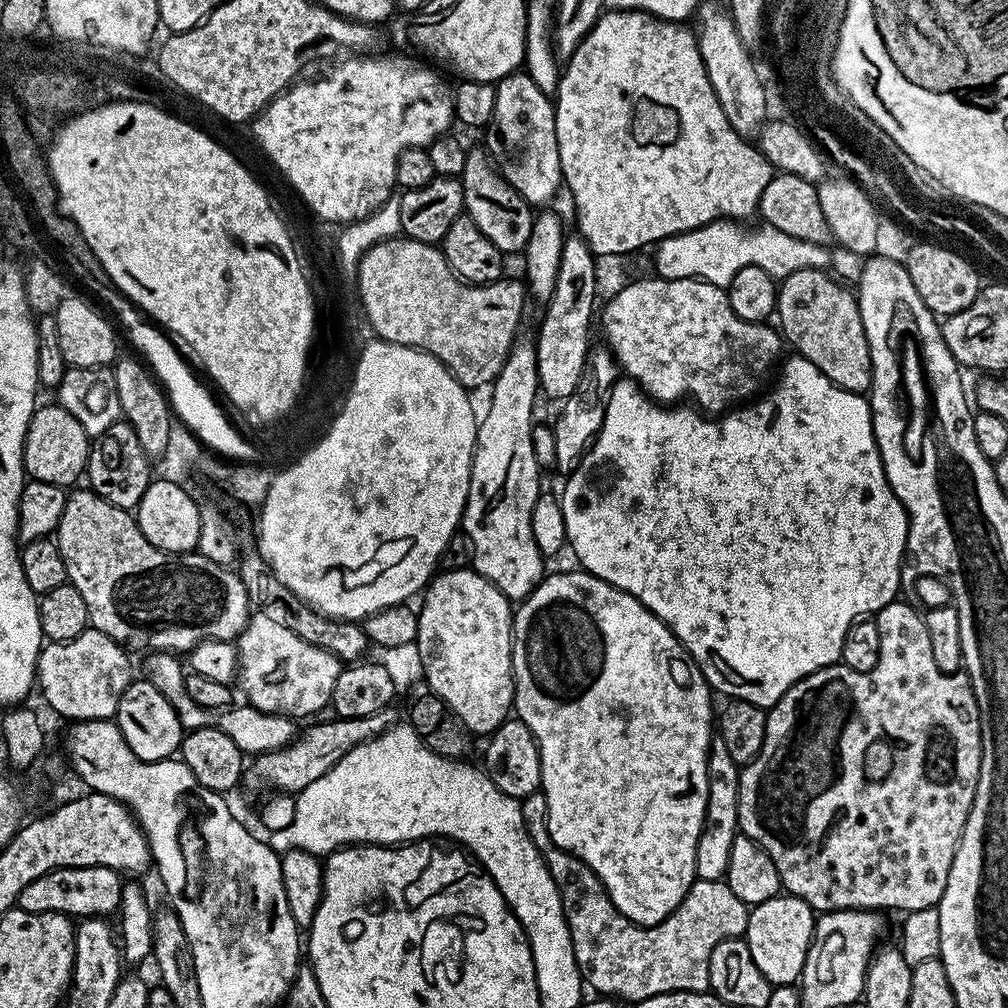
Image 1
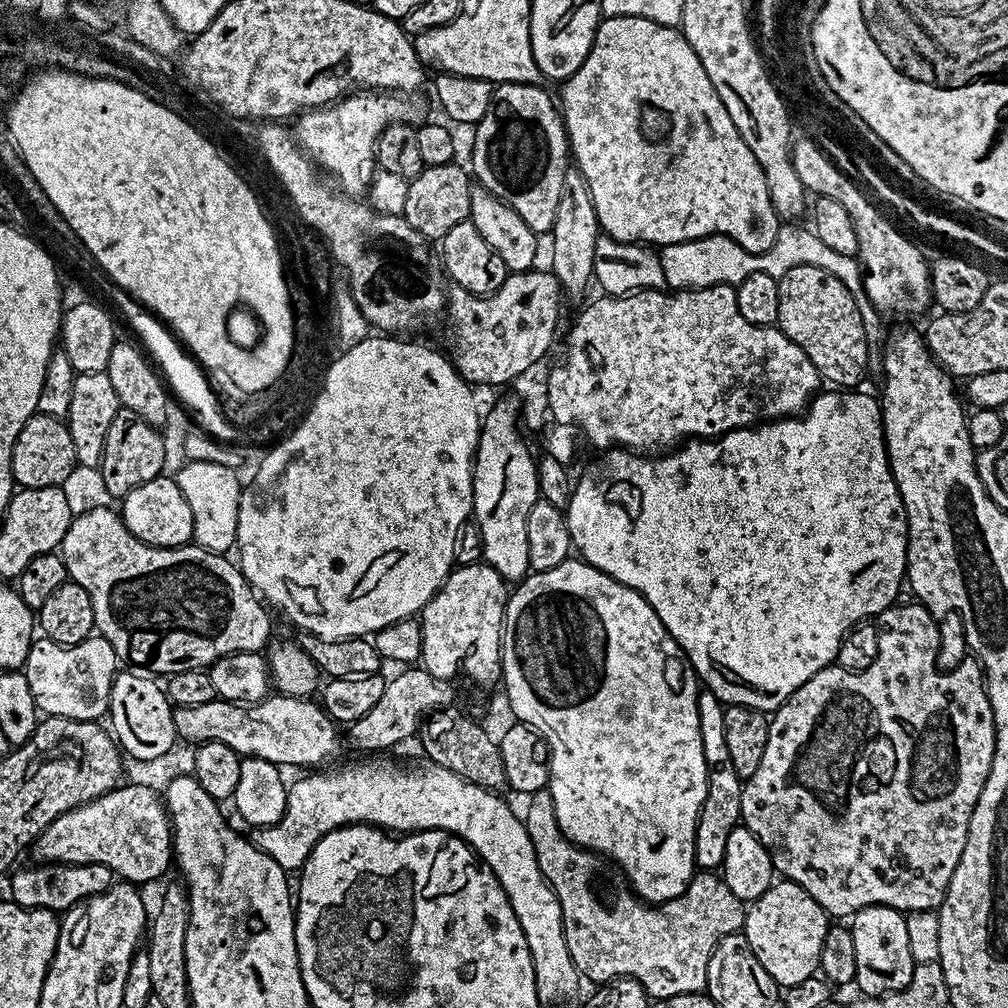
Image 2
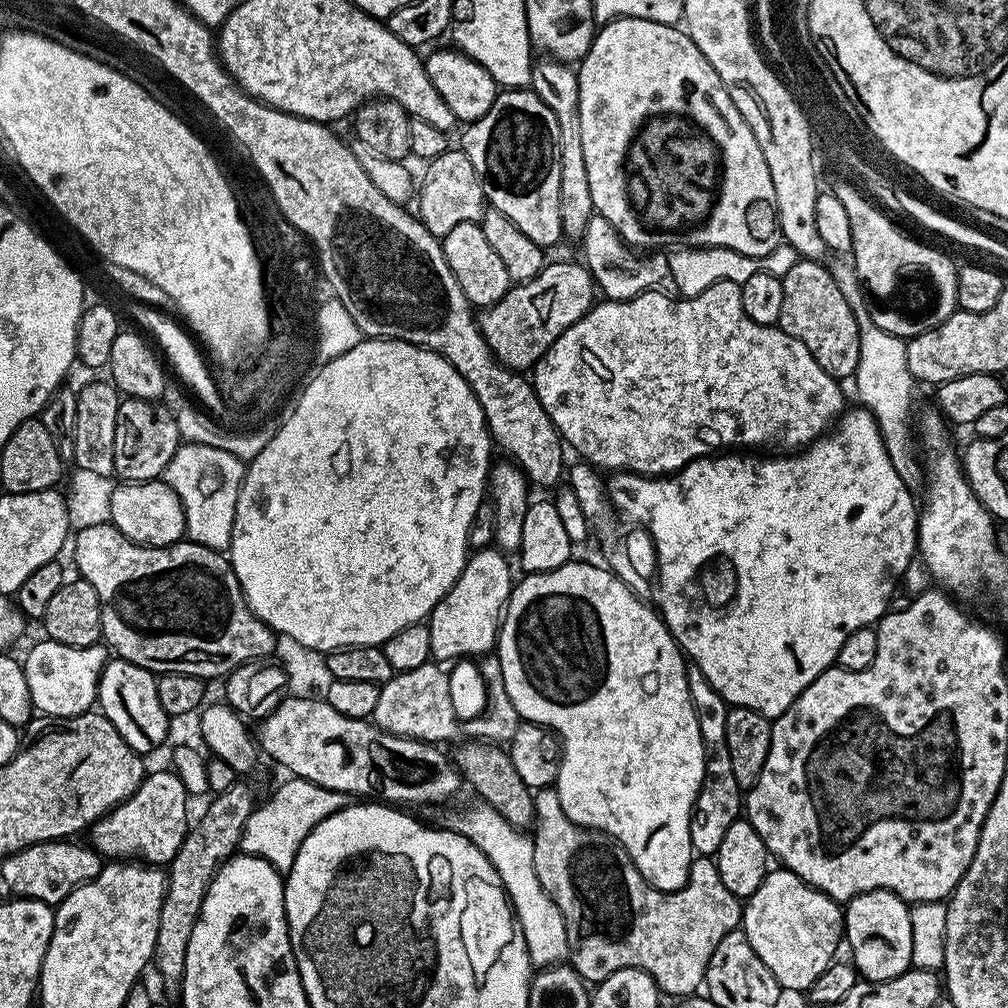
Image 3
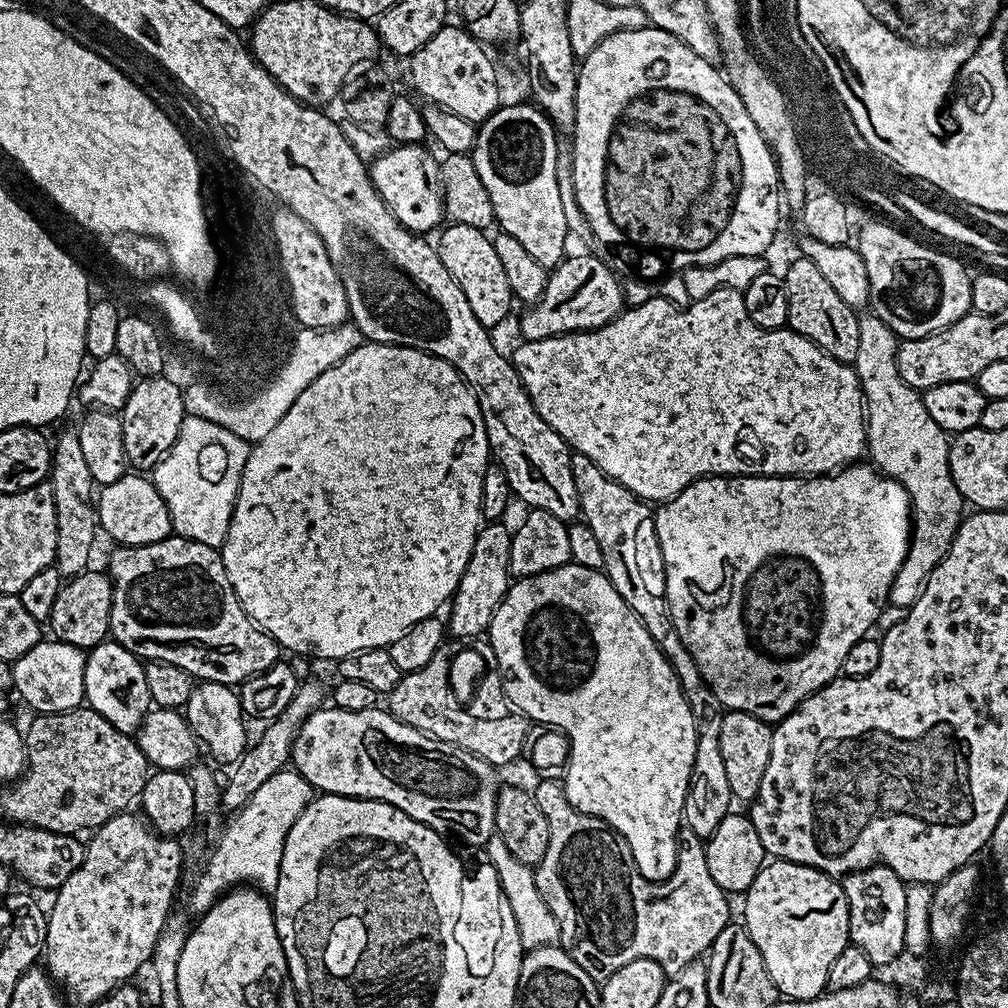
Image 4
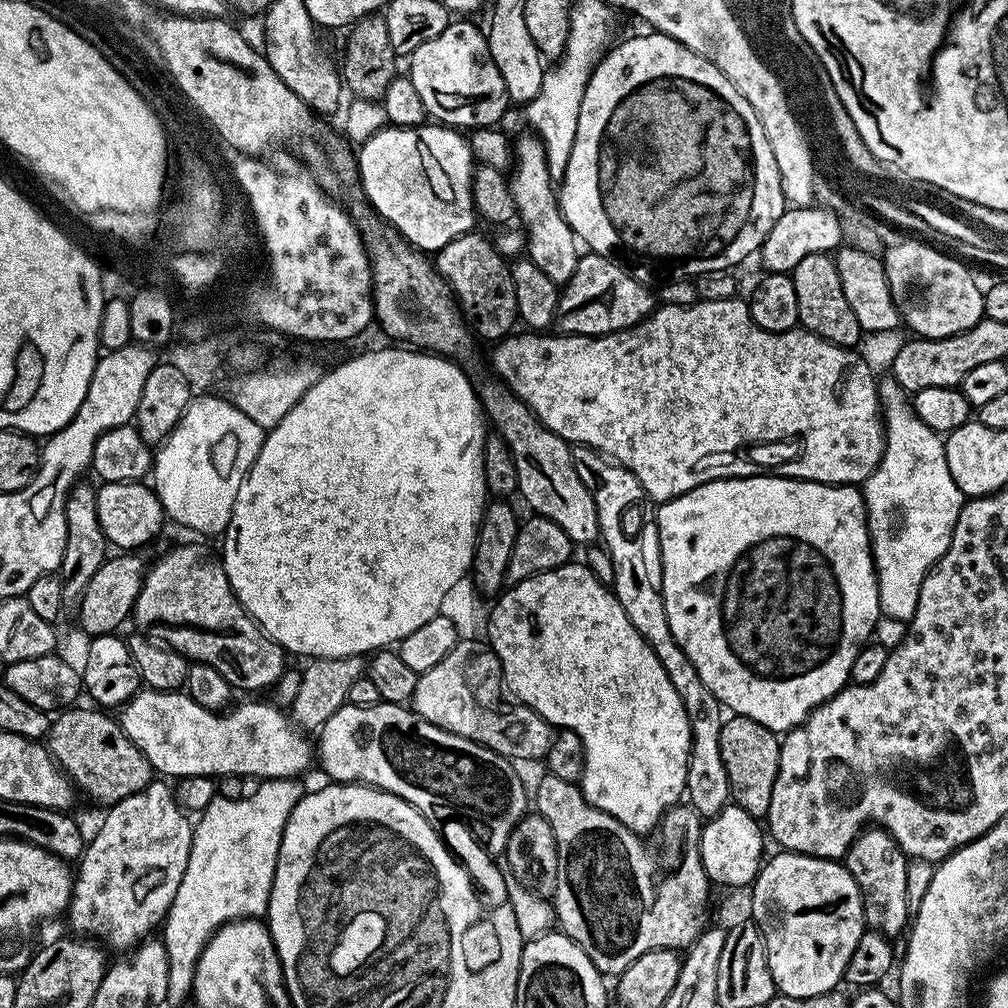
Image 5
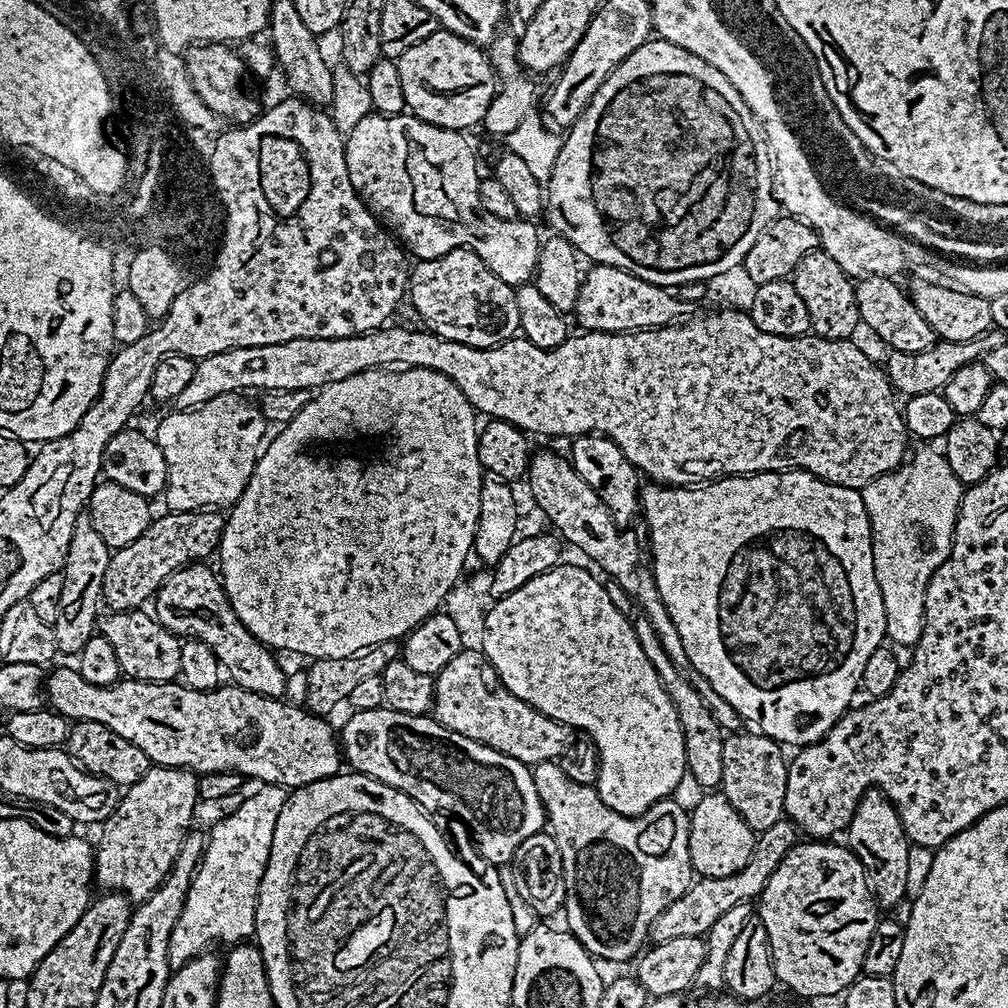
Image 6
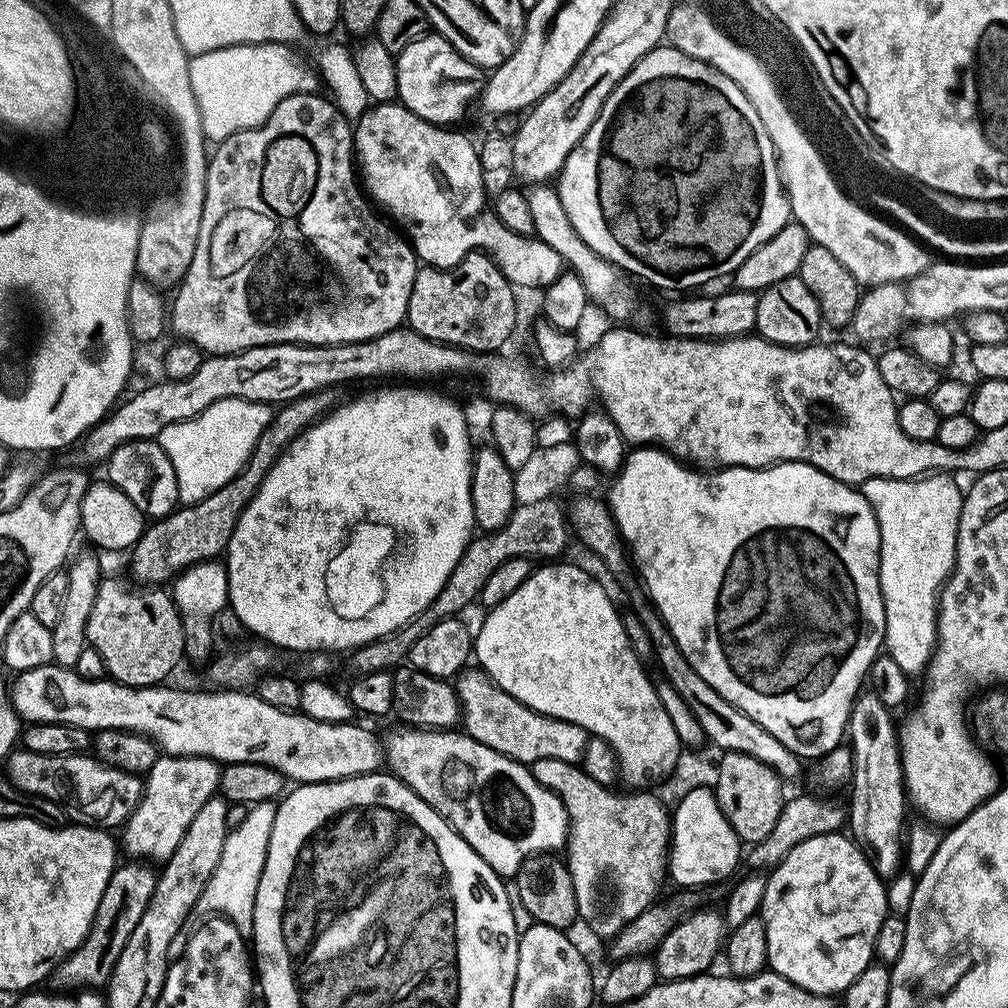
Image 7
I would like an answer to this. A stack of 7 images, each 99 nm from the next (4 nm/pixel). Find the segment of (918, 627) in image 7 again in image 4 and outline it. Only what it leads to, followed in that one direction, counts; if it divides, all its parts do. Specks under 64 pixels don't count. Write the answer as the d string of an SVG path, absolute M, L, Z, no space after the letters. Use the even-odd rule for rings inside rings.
M873 314L860 316L858 358L854 367L860 379L860 389L864 391L866 405L866 452L869 457L872 455L871 463L888 479L897 480L912 500L912 540L908 543L908 553L902 566L898 570L894 582L888 588L891 607L907 610L922 594L924 584L932 575L934 566L938 566L938 562L942 562L942 558L950 550L952 537L956 535L956 527L960 525L966 502L962 498L958 486L954 486L950 474L949 433L944 432L942 426L938 426L938 422L934 422L934 418L930 418L924 405L923 395L906 382L902 382L902 374L898 374L898 362L896 361L897 343L897 335L888 328L886 322L880 321Z

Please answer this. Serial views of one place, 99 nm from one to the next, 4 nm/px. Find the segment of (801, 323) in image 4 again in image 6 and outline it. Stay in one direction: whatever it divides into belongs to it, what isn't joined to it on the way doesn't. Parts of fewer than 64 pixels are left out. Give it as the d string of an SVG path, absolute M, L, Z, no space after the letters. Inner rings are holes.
M817 250L798 262L790 279L806 305L806 314L810 314L811 331L824 340L850 340L854 326L860 323L853 277L845 273L828 252Z

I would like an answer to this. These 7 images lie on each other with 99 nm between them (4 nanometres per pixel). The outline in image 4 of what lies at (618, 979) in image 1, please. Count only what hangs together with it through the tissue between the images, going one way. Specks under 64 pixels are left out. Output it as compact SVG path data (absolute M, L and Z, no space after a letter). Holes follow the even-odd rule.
M540 780L537 785L537 788L534 788L534 795L538 806L542 806L542 814L546 814L546 822L550 822L550 846L546 848L546 854L542 858L542 862L535 865L534 871L538 894L542 894L546 906L550 906L550 910L558 922L558 930L560 931L559 947L568 952L570 958L574 958L574 962L578 962L578 966L582 966L582 970L586 970L586 974L590 974L590 978L597 982L608 980L610 974L622 970L622 966L626 966L635 960L658 962L658 966L662 966L662 970L669 977L677 976L679 972L686 970L686 966L697 963L709 951L715 939L718 938L718 934L730 922L730 916L728 916L728 900L730 900L730 896L729 893L720 889L718 882L714 882L714 878L710 878L710 866L706 866L705 841L701 837L695 836L693 832L681 831L680 849L676 855L676 869L670 874L670 878L668 880L647 880L638 870L638 866L634 862L634 854L630 850L626 838L618 835L605 820L587 816L574 806L570 806L570 802L564 793L563 783L554 780Z

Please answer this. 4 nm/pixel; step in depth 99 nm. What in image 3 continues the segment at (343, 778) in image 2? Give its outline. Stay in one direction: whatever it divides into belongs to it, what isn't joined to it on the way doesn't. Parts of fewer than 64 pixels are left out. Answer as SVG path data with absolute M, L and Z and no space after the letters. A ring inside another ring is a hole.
M288 778L285 784L277 786L276 793L265 804L255 805L242 830L239 851L262 858L274 865L277 872L286 874L290 866L294 866L298 846L306 842L306 834L310 834L322 818L348 807L349 803L349 797L343 792L323 788L309 780ZM475 803L461 812L450 813L446 821L447 827L459 836L466 837L471 844L478 846L478 850L482 850L482 854L488 856L508 894L533 969L543 970L563 965L568 960L566 922L562 918L562 910L558 910L550 894L542 890L542 882L538 882L538 874L534 874L534 846L531 835L510 826L506 818L502 818L502 814L498 814L498 810L494 810L490 805Z

